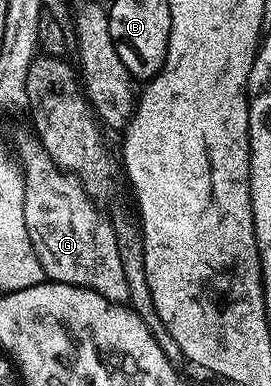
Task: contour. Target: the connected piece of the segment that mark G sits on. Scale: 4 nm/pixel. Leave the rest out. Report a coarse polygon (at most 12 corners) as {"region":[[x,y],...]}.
{"region":[[32,134],[17,143],[46,280],[128,304],[115,233]]}

